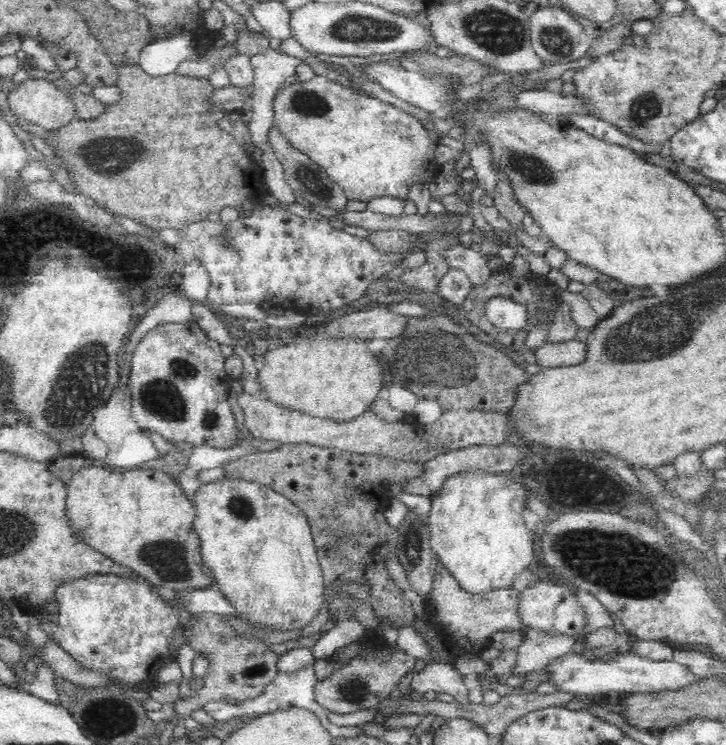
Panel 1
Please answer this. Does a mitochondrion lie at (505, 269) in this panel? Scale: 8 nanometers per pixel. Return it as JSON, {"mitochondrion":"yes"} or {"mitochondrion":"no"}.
{"mitochondrion":"no"}

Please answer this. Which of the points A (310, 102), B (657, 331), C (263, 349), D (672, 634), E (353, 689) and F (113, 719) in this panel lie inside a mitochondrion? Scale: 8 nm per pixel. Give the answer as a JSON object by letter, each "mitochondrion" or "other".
{"A":"mitochondrion","B":"mitochondrion","C":"other","D":"other","E":"mitochondrion","F":"mitochondrion"}

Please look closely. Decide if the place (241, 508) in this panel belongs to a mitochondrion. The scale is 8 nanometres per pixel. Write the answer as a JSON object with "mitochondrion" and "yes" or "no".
{"mitochondrion":"yes"}

